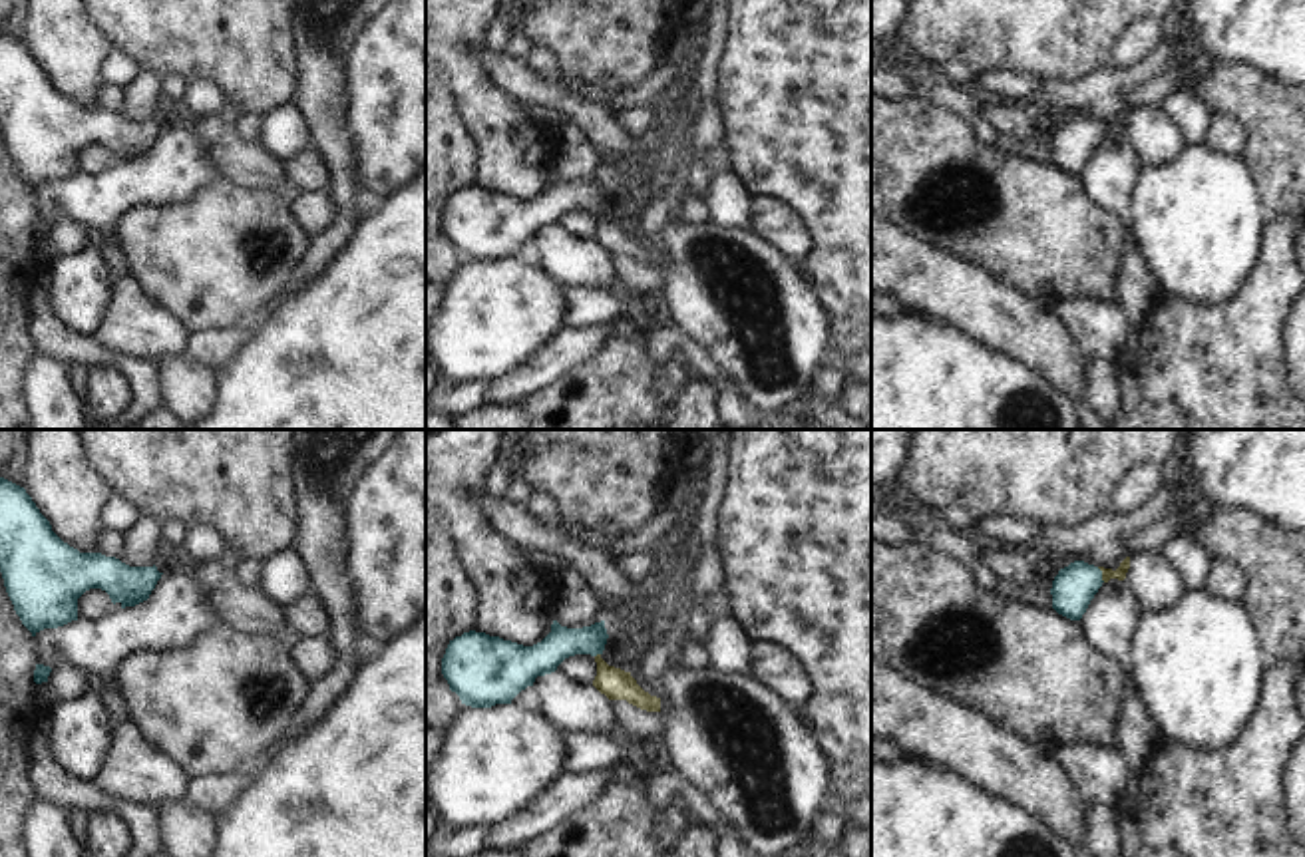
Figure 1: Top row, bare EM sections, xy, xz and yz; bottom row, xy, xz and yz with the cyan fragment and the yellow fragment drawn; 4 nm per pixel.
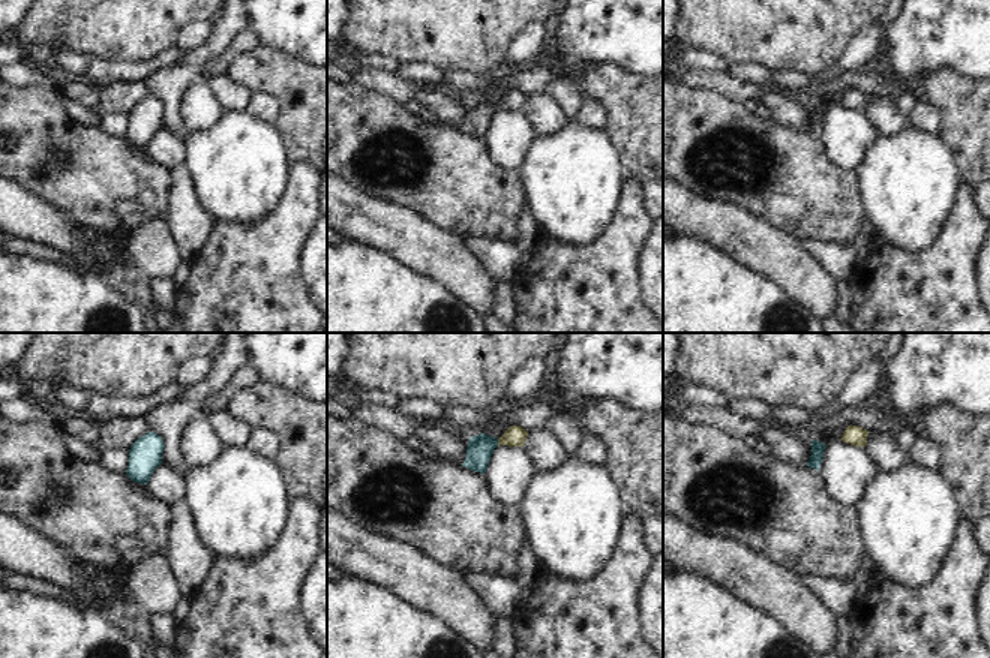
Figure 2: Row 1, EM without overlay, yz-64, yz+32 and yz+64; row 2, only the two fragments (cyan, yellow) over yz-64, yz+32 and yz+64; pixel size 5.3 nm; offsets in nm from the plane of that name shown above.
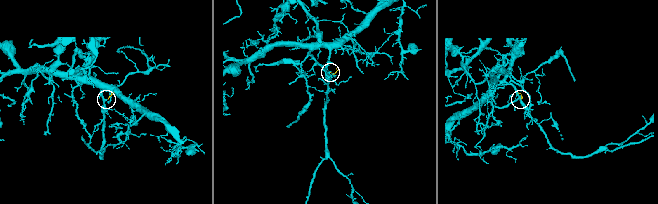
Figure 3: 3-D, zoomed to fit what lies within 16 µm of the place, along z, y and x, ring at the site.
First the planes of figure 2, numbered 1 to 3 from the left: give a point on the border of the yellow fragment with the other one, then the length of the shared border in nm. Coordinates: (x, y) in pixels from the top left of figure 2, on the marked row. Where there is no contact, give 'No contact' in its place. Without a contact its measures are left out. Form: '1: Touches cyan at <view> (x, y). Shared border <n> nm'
1: No contact
2: Touches cyan at yz+32 (497, 442). Shared border 30 nm
3: No contact.

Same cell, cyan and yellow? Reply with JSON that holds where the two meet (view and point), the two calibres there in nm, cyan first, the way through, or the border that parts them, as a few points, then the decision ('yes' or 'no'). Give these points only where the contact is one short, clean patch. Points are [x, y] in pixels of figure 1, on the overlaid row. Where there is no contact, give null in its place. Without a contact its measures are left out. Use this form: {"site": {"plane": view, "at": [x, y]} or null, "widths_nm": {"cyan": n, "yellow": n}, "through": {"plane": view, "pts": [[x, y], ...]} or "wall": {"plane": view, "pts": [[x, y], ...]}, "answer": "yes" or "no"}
{"site": {"plane": "yz", "at": [1101, 575]}, "widths_nm": {"cyan": 170, "yellow": 50}, "through": {"plane": "yz", "pts": [[1073, 589], [1081, 581], [1101, 575], [1107, 573]]}, "answer": "yes"}

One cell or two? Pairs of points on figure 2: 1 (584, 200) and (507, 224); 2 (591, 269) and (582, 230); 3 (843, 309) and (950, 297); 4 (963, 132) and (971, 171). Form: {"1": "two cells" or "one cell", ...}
{"1": "two cells", "2": "two cells", "3": "two cells", "4": "one cell"}

